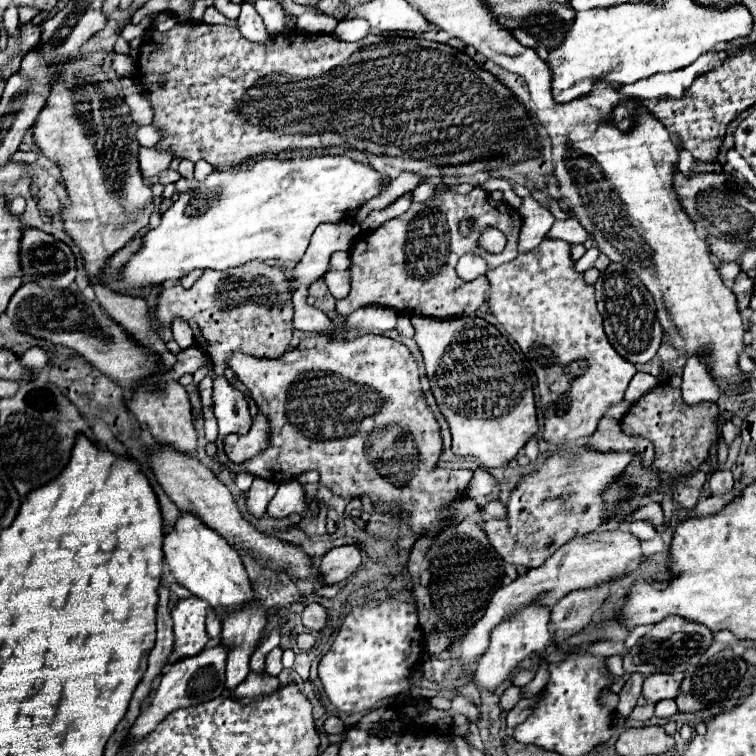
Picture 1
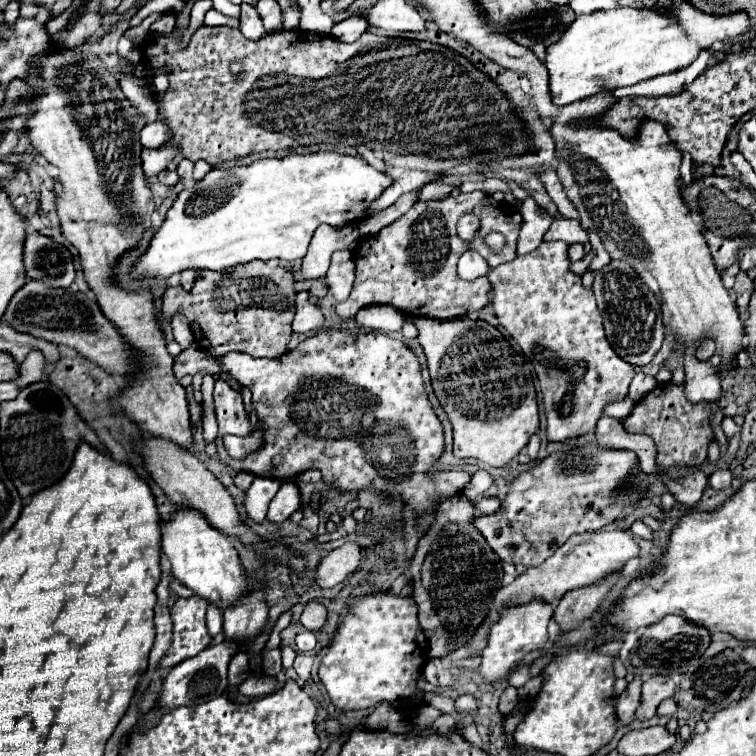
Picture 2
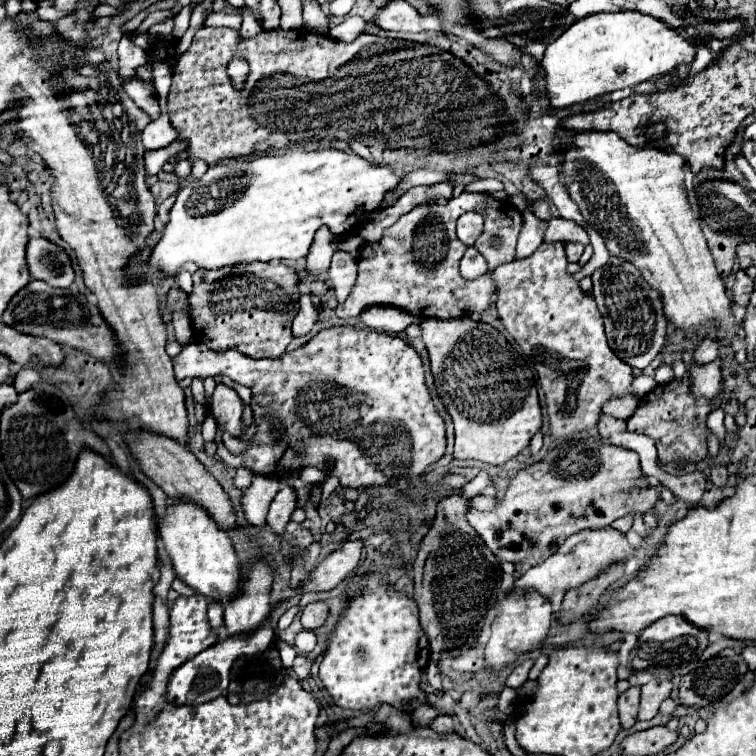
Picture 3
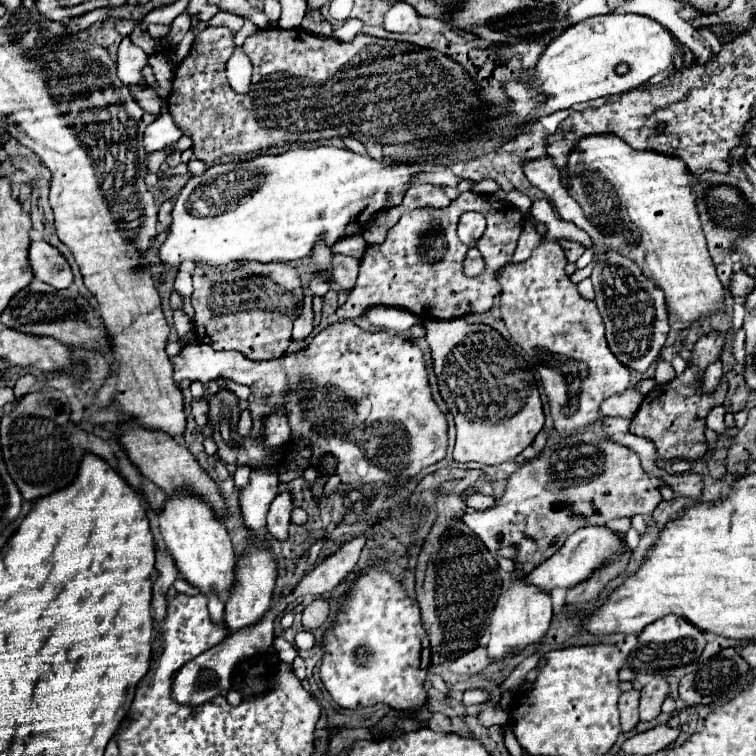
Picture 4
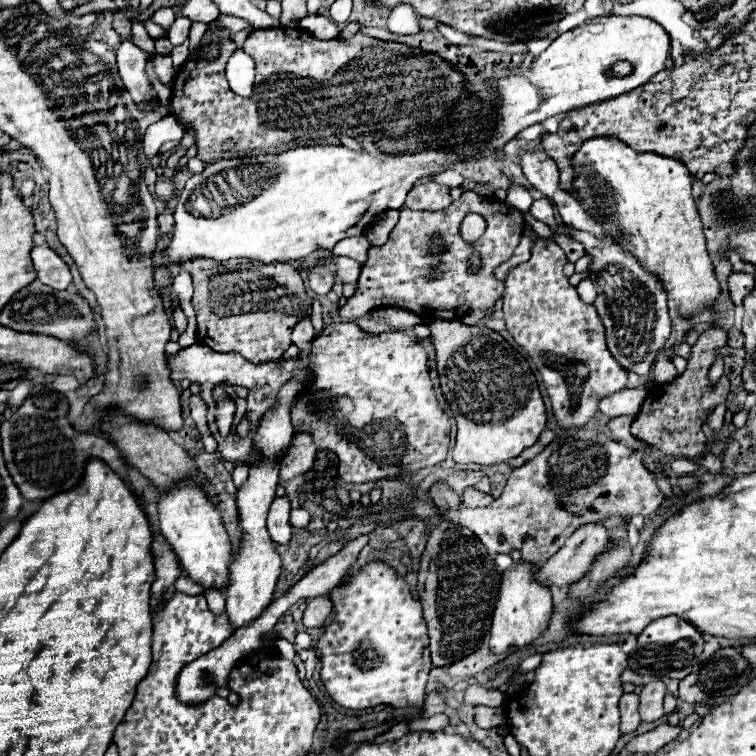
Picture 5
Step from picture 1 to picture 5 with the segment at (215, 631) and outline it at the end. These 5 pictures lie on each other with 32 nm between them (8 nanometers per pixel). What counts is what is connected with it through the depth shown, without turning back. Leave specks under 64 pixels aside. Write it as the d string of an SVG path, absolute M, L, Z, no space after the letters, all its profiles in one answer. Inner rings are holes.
M204 592L206 600L208 600L208 608L214 616L220 616L224 612L224 596L222 592Z

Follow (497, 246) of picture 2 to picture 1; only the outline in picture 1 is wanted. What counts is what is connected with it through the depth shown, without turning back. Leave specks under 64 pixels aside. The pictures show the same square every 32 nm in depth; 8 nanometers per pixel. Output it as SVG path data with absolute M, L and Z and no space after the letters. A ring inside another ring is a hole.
M486 228L478 238L478 246L490 254L500 254L504 250L504 244L506 244L506 236L496 228Z

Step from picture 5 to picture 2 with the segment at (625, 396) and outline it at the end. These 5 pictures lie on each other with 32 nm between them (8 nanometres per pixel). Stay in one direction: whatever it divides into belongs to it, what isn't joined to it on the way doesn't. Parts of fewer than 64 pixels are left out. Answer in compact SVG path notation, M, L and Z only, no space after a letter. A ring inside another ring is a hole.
M624 398L624 400L620 400L620 402L608 404L606 410L604 410L604 414L614 416L614 418L618 418L618 420L624 420L624 418L632 412L632 408L634 408L634 402L628 400L628 398Z

